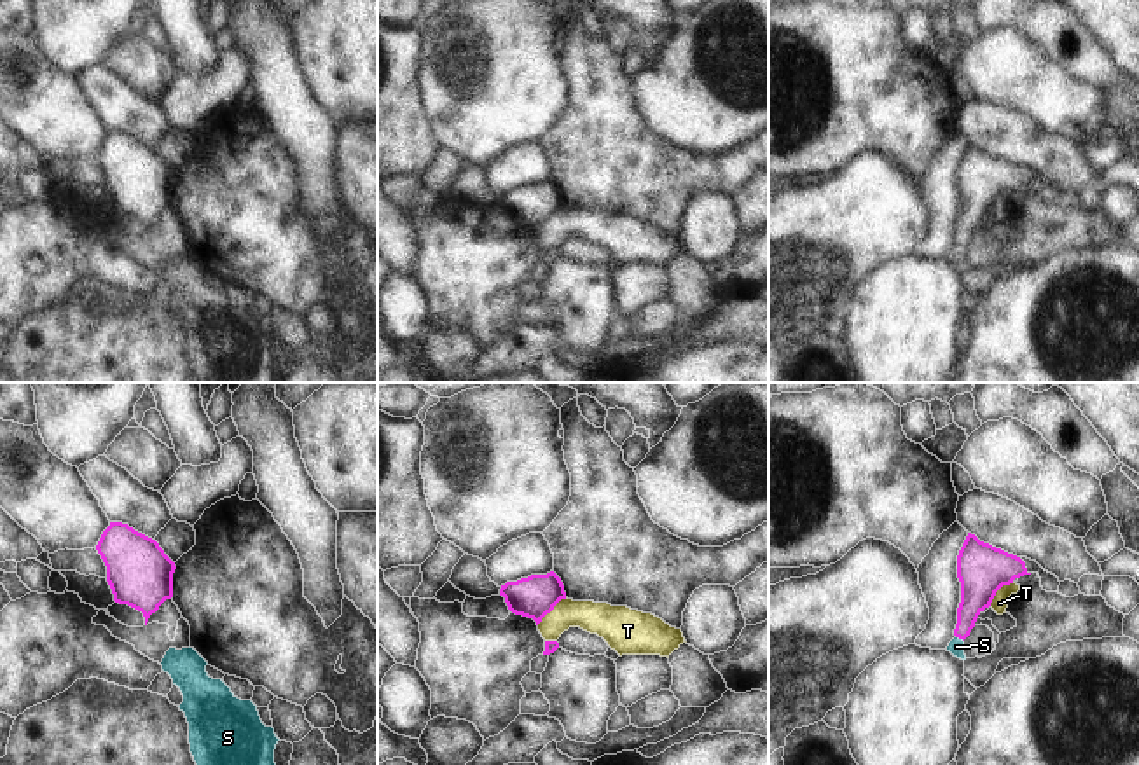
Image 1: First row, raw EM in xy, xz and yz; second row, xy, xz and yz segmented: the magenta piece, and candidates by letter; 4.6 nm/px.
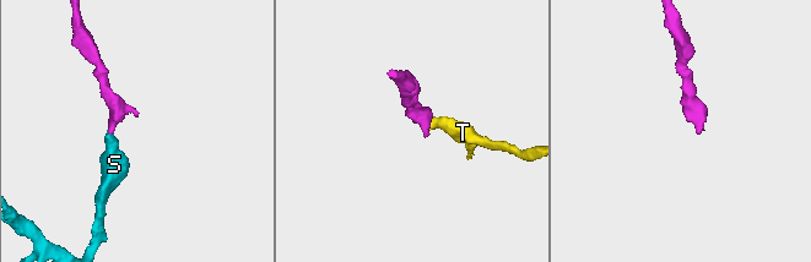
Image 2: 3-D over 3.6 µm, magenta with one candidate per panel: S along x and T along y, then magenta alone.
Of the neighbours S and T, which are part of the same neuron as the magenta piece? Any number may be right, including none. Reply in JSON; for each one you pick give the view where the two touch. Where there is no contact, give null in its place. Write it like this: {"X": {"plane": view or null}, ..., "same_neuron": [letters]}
{"S": {"plane": "yz"}, "same_neuron": ["S"]}

